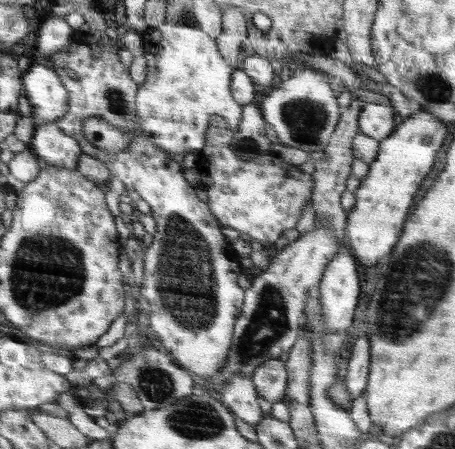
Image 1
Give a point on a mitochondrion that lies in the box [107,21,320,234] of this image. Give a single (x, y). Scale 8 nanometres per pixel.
(247, 146)

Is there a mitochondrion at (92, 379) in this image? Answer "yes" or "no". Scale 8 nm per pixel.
no

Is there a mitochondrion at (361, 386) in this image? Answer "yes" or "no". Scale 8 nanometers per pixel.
no

